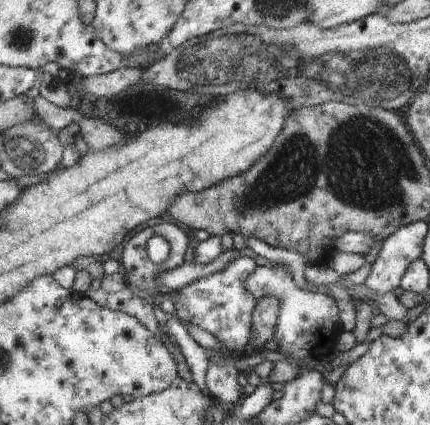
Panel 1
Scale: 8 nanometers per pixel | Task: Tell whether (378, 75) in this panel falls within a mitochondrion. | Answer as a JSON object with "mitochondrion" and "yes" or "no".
{"mitochondrion":"yes"}

